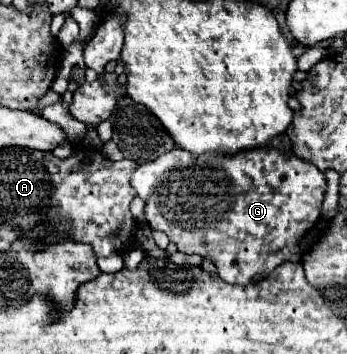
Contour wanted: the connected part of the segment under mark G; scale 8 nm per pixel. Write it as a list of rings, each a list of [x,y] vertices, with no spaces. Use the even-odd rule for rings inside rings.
[[[176,147],[140,165],[132,175],[132,185],[146,201],[146,219],[152,229],[164,231],[176,243],[178,251],[210,257],[224,281],[242,285],[252,283],[256,277],[268,277],[284,261],[300,261],[298,239],[318,221],[326,193],[322,171],[274,147],[234,153],[234,157],[194,157]]]

